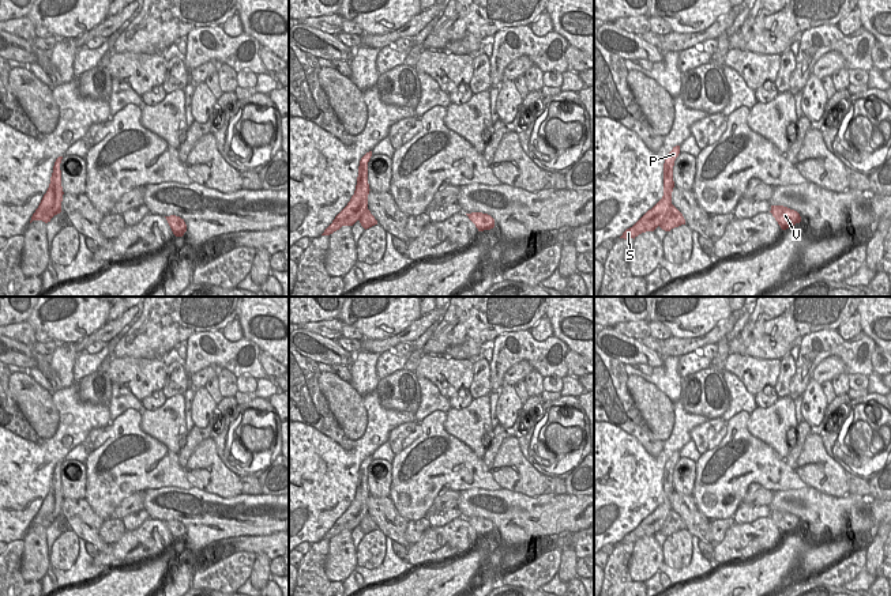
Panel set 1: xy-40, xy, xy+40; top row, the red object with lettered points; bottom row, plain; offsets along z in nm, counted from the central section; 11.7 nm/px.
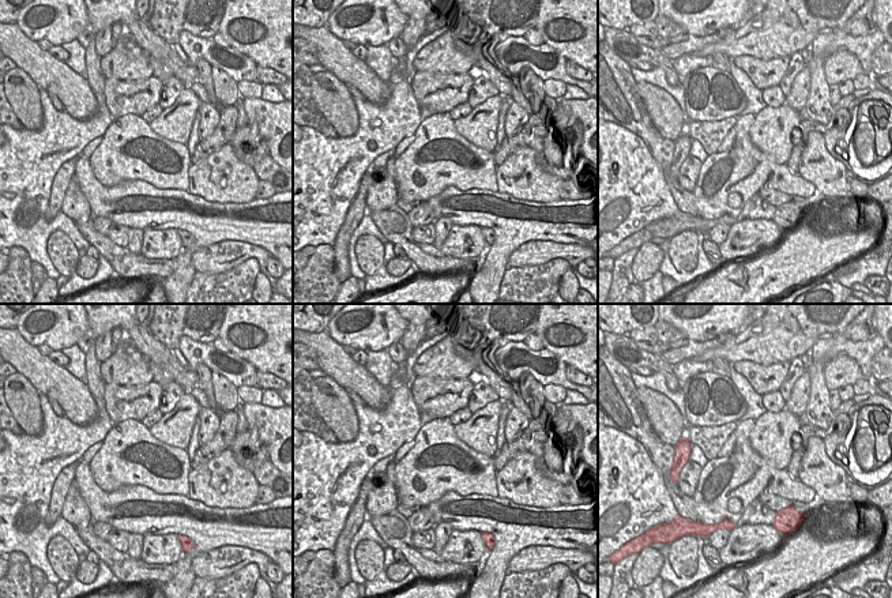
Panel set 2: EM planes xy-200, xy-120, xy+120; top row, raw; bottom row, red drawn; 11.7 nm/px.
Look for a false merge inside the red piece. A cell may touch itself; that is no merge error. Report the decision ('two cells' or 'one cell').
two cells

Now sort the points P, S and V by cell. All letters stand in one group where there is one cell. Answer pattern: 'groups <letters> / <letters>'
groups P S / V

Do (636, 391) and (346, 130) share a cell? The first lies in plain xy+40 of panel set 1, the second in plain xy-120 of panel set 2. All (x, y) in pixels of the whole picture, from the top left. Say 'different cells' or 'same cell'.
same cell

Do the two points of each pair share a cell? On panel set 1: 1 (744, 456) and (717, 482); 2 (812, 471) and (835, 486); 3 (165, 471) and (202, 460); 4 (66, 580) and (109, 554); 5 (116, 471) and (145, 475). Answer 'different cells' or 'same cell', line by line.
1: same cell
2: same cell
3: different cells
4: different cells
5: same cell

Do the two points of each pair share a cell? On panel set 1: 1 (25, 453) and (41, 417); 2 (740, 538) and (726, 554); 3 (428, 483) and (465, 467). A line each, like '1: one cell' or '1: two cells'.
1: two cells
2: one cell
3: one cell

